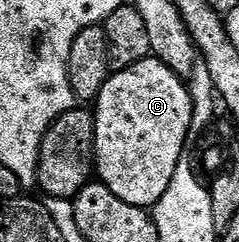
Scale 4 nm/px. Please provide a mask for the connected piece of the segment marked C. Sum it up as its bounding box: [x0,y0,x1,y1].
[95,58,192,209]

